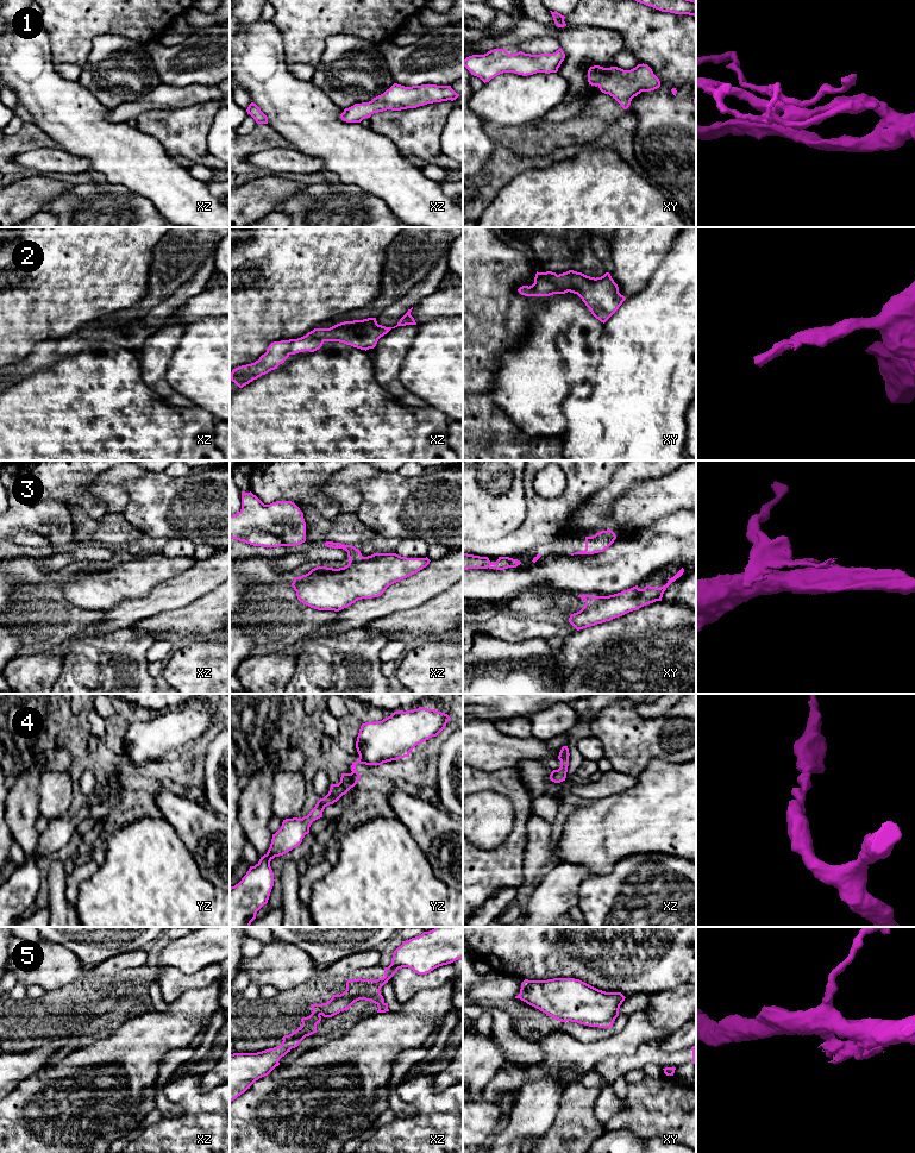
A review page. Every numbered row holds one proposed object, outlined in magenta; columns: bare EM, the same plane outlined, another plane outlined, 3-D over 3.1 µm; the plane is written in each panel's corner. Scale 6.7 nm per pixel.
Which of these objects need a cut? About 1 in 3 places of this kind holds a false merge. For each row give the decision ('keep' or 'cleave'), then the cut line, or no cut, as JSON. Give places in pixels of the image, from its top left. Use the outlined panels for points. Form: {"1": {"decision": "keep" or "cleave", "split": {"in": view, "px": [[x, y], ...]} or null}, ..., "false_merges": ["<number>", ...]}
{"1": {"decision": "keep", "split": null}, "2": {"decision": "keep", "split": null}, "3": {"decision": "cleave", "split": {"in": "xz", "px": [[362, 557], [350, 561]]}}, "4": {"decision": "keep", "split": null}, "5": {"decision": "cleave", "split": {"in": "xz", "px": [[378, 990], [373, 990], [364, 998]]}}, "false_merges": ["3", "5"]}

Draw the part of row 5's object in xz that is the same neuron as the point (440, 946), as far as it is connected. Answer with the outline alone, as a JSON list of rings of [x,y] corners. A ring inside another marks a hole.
[[[435,927],[412,938],[399,946],[391,964],[384,967],[384,977],[374,979],[350,979],[346,990],[321,1004],[311,1004],[313,1011],[301,1019],[301,1027],[282,1038],[282,1044],[257,1053],[230,1054],[230,1103],[244,1094],[259,1078],[268,1076],[280,1059],[306,1038],[317,1033],[321,1017],[332,1017],[359,1000],[365,1000],[375,990],[388,983],[399,969],[408,967],[418,975],[427,975],[434,969],[463,958],[463,927]]]

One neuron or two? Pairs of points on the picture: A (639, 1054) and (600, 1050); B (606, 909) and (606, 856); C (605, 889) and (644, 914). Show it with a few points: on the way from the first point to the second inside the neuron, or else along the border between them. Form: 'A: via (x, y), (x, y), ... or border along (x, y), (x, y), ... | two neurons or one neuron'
A: border along (652, 1041), (630, 1054), (605, 1059) | two neurons
B: border along (627, 857), (619, 860), (606, 873), (589, 875) | two neurons
C: via (614, 898), (634, 914) | one neuron

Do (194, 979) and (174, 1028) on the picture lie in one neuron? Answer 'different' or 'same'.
different

